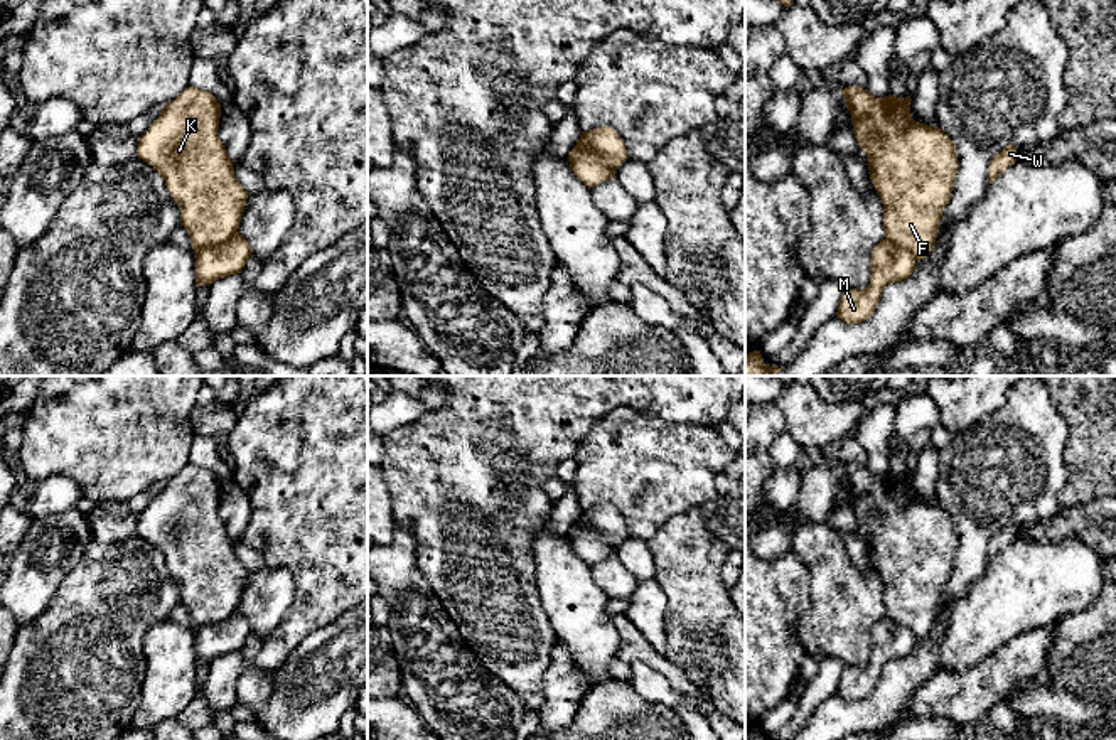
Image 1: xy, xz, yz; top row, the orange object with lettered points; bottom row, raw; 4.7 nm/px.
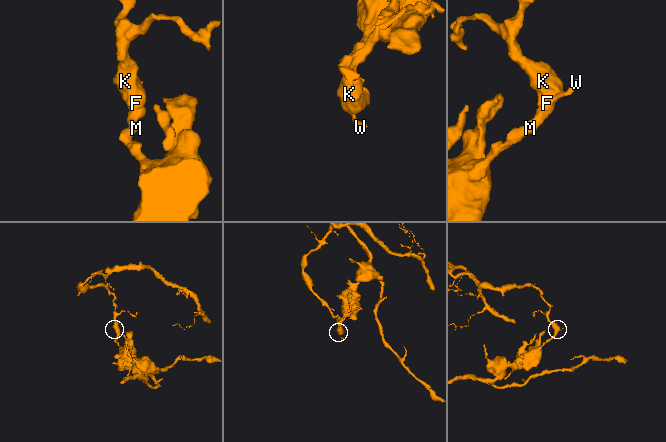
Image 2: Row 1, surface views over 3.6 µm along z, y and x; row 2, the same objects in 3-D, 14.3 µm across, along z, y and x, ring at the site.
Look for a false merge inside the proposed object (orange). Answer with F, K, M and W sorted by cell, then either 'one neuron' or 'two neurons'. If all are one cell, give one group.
F K W / M; two neurons

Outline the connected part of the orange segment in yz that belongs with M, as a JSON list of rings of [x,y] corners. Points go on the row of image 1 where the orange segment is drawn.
[[[880,241],[872,251],[872,280],[865,290],[845,288],[836,317],[846,324],[865,322],[872,317],[883,288],[902,282],[915,271],[915,256],[902,246]]]

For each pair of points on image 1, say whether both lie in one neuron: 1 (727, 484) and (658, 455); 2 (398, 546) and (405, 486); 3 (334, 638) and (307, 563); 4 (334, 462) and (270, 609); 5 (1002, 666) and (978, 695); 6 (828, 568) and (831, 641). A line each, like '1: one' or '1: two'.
1: two
2: two
3: two
4: two
5: one
6: one

